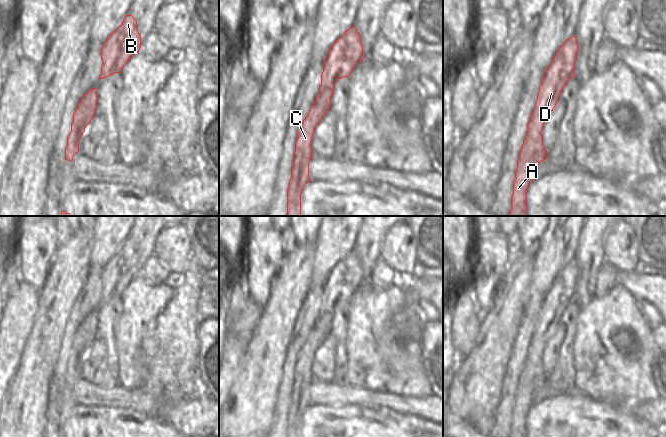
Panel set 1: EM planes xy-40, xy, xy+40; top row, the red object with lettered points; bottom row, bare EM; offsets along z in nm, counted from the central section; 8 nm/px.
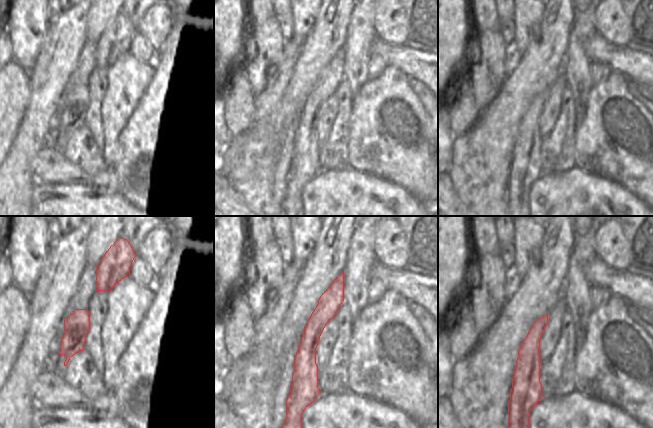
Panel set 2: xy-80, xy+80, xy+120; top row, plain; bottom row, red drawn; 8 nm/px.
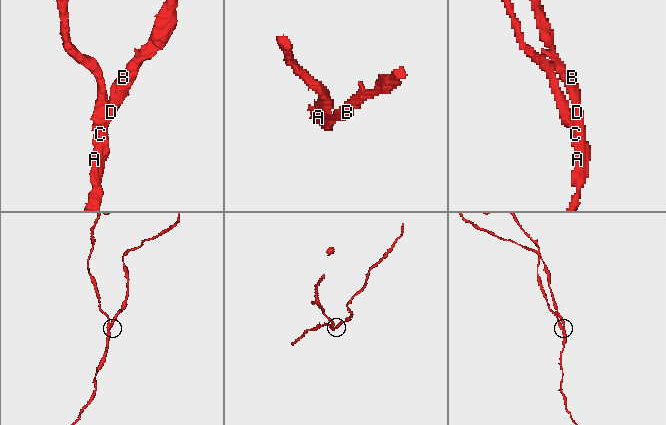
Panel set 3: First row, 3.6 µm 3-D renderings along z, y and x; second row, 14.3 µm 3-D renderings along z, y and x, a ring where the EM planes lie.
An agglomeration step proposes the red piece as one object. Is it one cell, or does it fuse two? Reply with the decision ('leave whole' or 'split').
split

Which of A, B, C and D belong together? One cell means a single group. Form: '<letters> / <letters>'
A B D / C

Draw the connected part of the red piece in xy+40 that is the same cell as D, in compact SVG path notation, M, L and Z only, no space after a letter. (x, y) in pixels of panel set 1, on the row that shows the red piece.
M574 35L559 47L543 74L537 100L527 124L527 144L520 150L517 160L508 216L527 216L527 188L535 179L535 168L547 159L548 152L543 146L541 132L565 84L575 77L578 50L577 38Z

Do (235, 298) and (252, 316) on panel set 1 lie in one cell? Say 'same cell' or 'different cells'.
different cells

